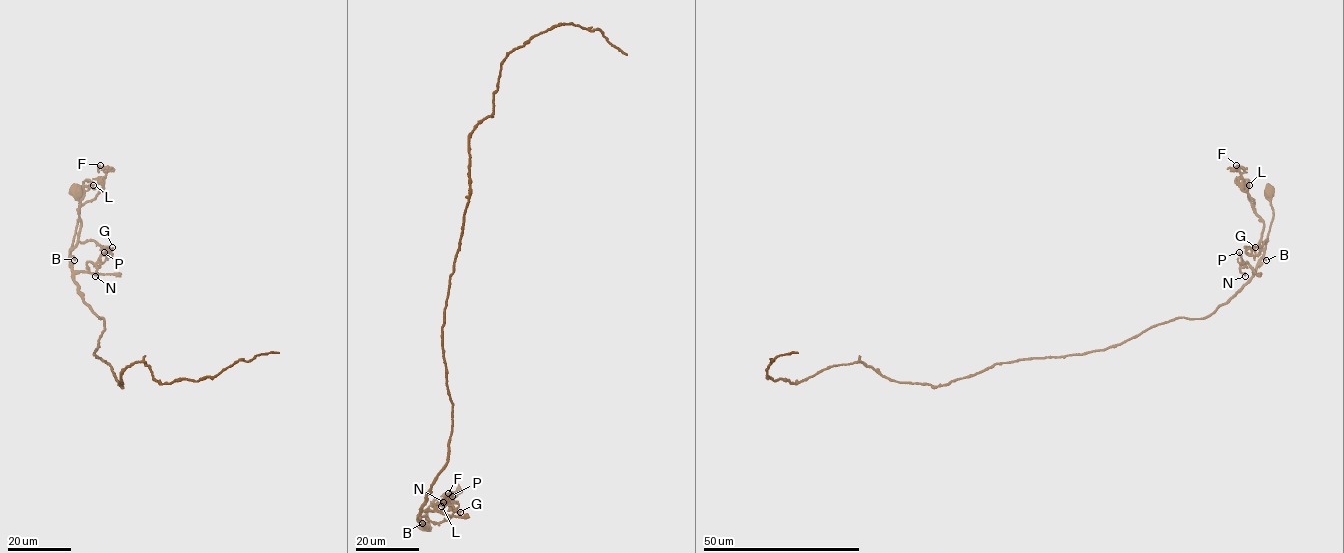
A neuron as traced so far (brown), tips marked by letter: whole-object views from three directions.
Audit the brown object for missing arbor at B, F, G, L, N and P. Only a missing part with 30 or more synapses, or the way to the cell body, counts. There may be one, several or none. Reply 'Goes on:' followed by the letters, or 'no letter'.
Goes on: no letter

